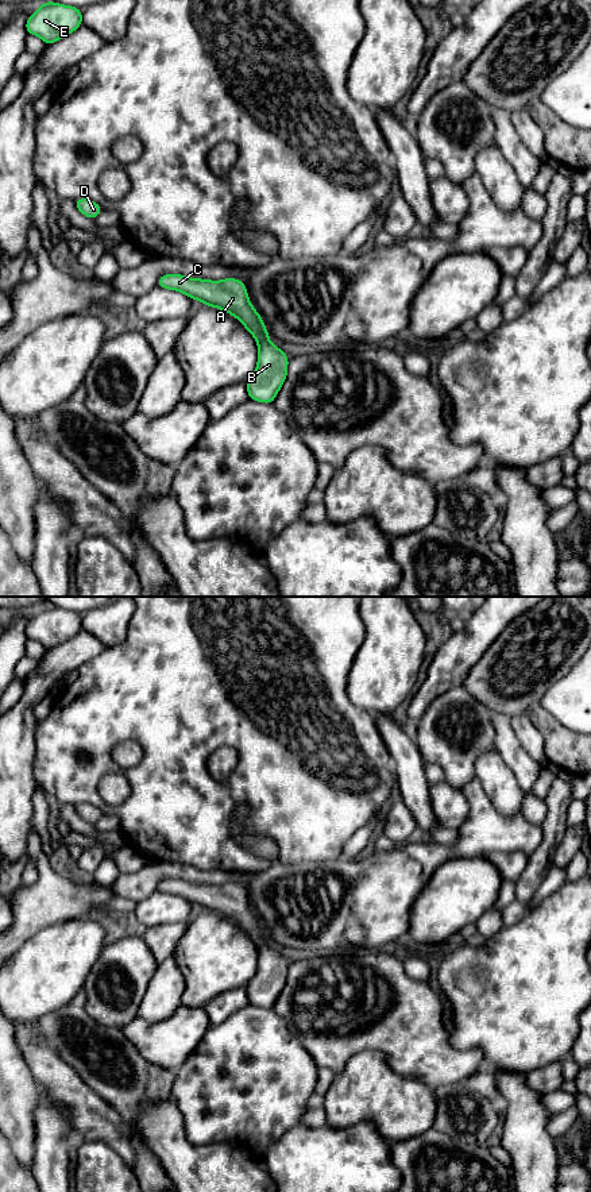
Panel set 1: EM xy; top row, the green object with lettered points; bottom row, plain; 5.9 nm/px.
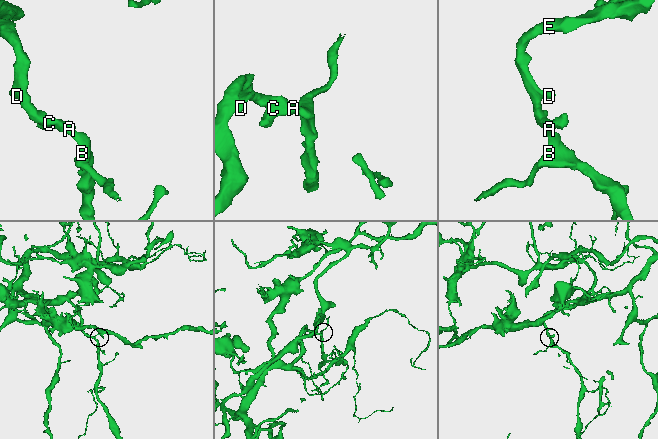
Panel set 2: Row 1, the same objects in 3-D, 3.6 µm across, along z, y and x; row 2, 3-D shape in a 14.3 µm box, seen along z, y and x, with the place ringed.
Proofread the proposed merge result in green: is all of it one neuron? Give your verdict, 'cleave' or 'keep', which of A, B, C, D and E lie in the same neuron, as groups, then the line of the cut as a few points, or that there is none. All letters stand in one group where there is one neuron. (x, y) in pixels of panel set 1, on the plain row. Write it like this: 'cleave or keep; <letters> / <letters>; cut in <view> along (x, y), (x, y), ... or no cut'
keep; A B C D E; no cut

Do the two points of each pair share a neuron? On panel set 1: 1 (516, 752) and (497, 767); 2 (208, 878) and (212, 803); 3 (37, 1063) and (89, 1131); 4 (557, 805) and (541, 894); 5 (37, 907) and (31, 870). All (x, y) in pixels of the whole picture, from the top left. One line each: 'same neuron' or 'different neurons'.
1: different neurons
2: different neurons
3: same neuron
4: different neurons
5: different neurons

